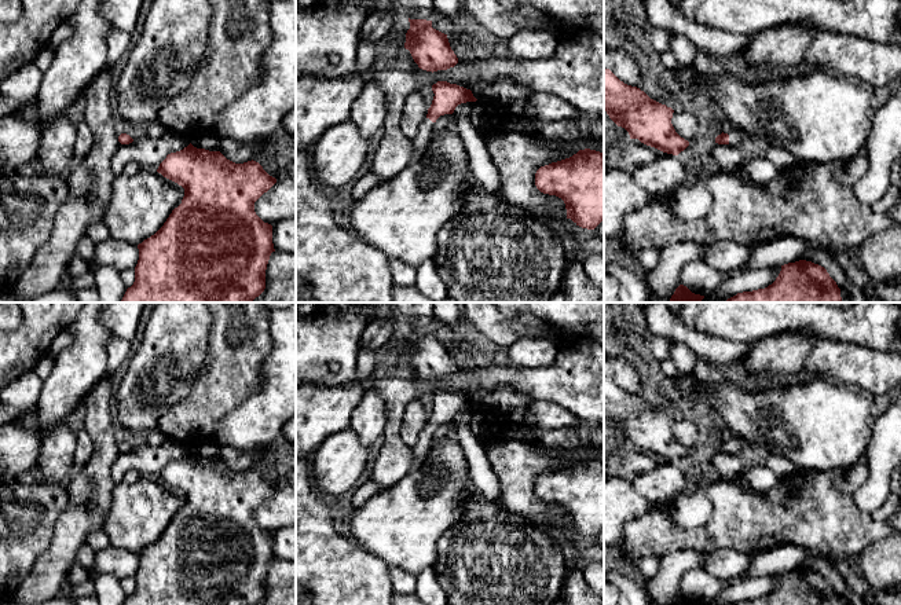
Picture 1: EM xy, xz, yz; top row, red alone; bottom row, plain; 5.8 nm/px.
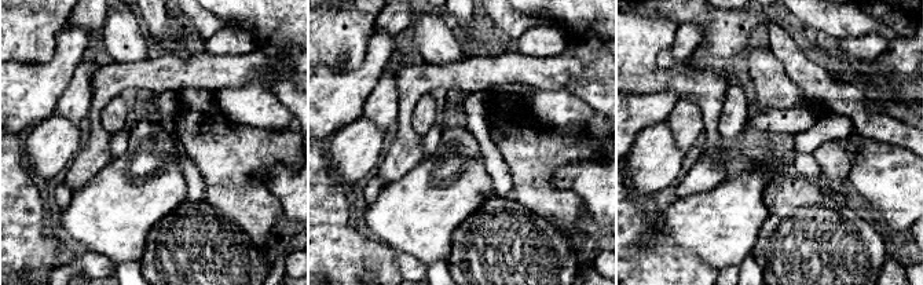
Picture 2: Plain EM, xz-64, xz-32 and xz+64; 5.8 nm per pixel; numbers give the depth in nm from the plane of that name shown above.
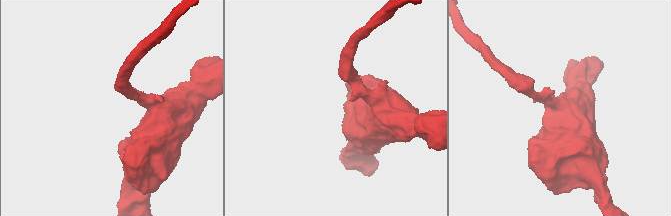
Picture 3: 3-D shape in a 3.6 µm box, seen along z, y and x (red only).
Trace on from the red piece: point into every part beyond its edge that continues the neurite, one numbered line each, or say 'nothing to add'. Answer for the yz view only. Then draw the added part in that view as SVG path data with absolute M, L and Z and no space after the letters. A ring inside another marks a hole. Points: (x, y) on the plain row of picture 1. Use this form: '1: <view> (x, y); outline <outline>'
1: yz (736, 444); outline M730 436L728 443L729 443L729 452L732 454L739 454L746 446L748 446L748 443L739 436Z

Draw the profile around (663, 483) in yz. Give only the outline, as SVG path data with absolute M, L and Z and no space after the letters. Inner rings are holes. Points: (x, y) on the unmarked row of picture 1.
M662 461L653 470L634 476L634 490L651 505L674 499L686 485L686 476L678 463Z

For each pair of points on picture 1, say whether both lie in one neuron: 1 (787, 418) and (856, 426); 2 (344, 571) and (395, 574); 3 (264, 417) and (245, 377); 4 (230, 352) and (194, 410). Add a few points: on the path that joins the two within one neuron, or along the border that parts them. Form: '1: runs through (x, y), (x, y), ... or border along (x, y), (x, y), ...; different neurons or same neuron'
1: runs through (804, 421), (826, 426), (839, 426); same neuron
2: border along (387, 568), (394, 590); different neurons
3: border along (262, 362), (260, 388), (227, 413); different neurons
4: runs through (230, 366), (230, 374), (208, 396); same neuron

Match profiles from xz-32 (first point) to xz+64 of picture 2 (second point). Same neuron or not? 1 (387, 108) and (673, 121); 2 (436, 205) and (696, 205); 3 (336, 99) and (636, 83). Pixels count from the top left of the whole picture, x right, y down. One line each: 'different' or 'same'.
1: same
2: same
3: different

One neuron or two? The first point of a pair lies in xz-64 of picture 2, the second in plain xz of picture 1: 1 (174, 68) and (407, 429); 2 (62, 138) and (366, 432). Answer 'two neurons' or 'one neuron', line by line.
1: two neurons
2: two neurons

